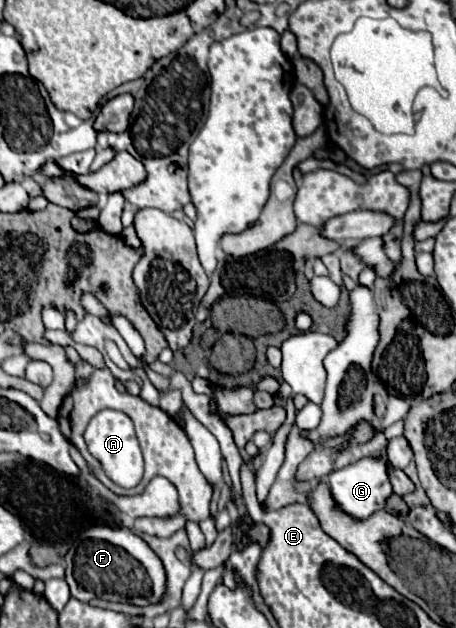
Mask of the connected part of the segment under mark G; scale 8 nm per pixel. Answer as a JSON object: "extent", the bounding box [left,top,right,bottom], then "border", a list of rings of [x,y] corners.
{"extent":[327,457,393,519],"border":[[[367,457],[367,459],[361,459],[345,469],[339,469],[339,471],[333,471],[327,475],[327,485],[331,489],[331,497],[335,499],[335,503],[339,505],[339,509],[343,513],[347,513],[349,517],[353,519],[367,519],[369,515],[373,515],[377,509],[383,509],[385,507],[385,501],[387,497],[393,493],[391,491],[391,483],[387,479],[387,465],[385,465],[385,459],[373,459],[373,457]]]}

